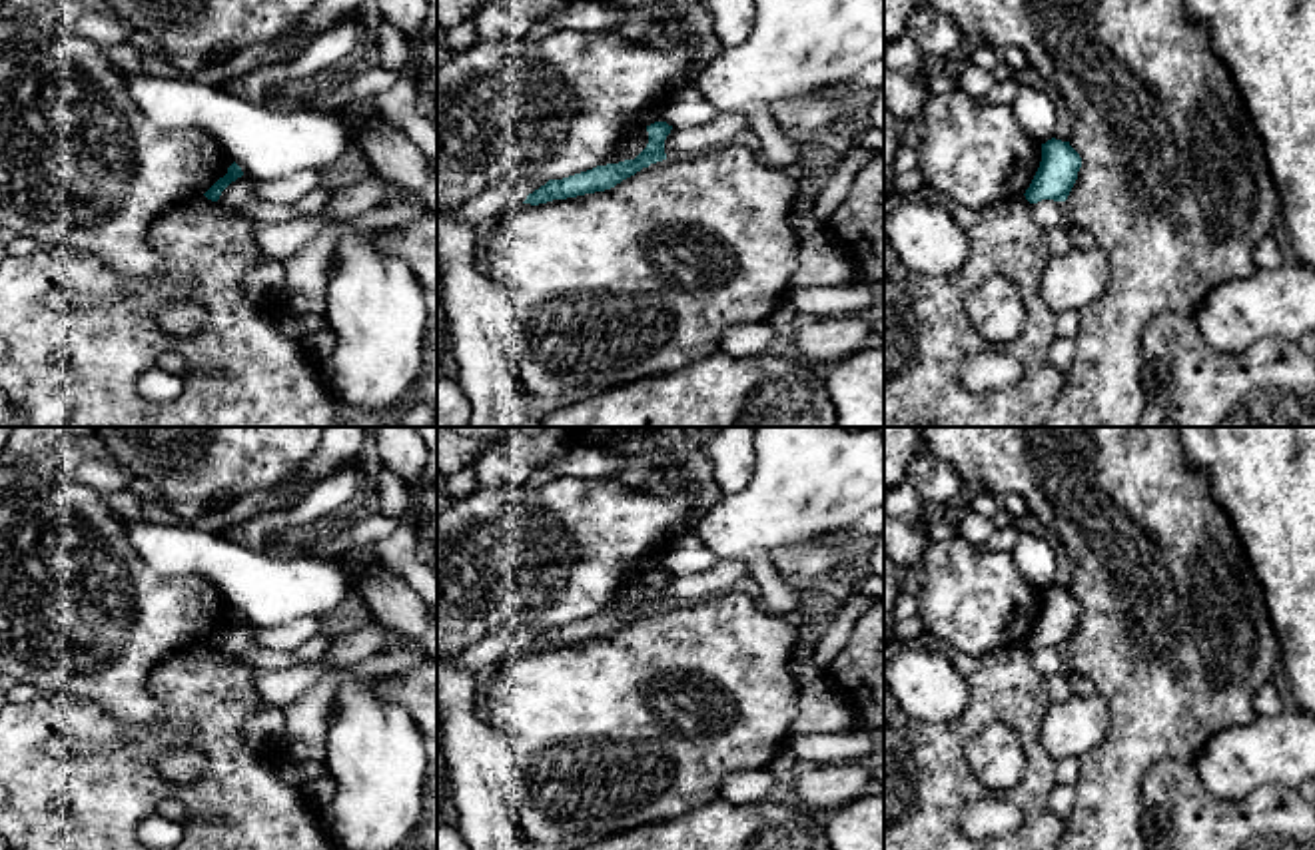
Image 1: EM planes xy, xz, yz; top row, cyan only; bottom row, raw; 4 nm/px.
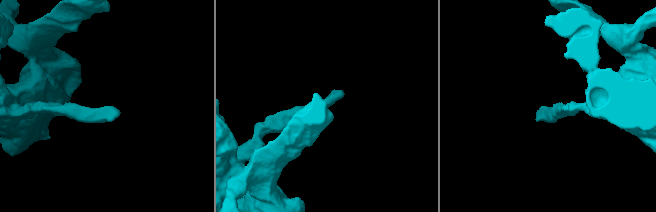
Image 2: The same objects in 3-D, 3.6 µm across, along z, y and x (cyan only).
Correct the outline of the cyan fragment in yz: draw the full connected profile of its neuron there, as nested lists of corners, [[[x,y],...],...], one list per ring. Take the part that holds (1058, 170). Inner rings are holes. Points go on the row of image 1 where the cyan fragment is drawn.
[[[1048,140],[1042,144],[1040,168],[1026,190],[1026,200],[1038,204],[1042,200],[1066,202],[1082,168],[1080,154],[1070,142]]]

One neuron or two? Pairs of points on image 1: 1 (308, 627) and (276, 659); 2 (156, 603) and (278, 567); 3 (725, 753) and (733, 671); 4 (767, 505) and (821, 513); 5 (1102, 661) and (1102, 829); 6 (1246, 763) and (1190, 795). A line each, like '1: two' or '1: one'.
1: two
2: two
3: one
4: one
5: one
6: two

